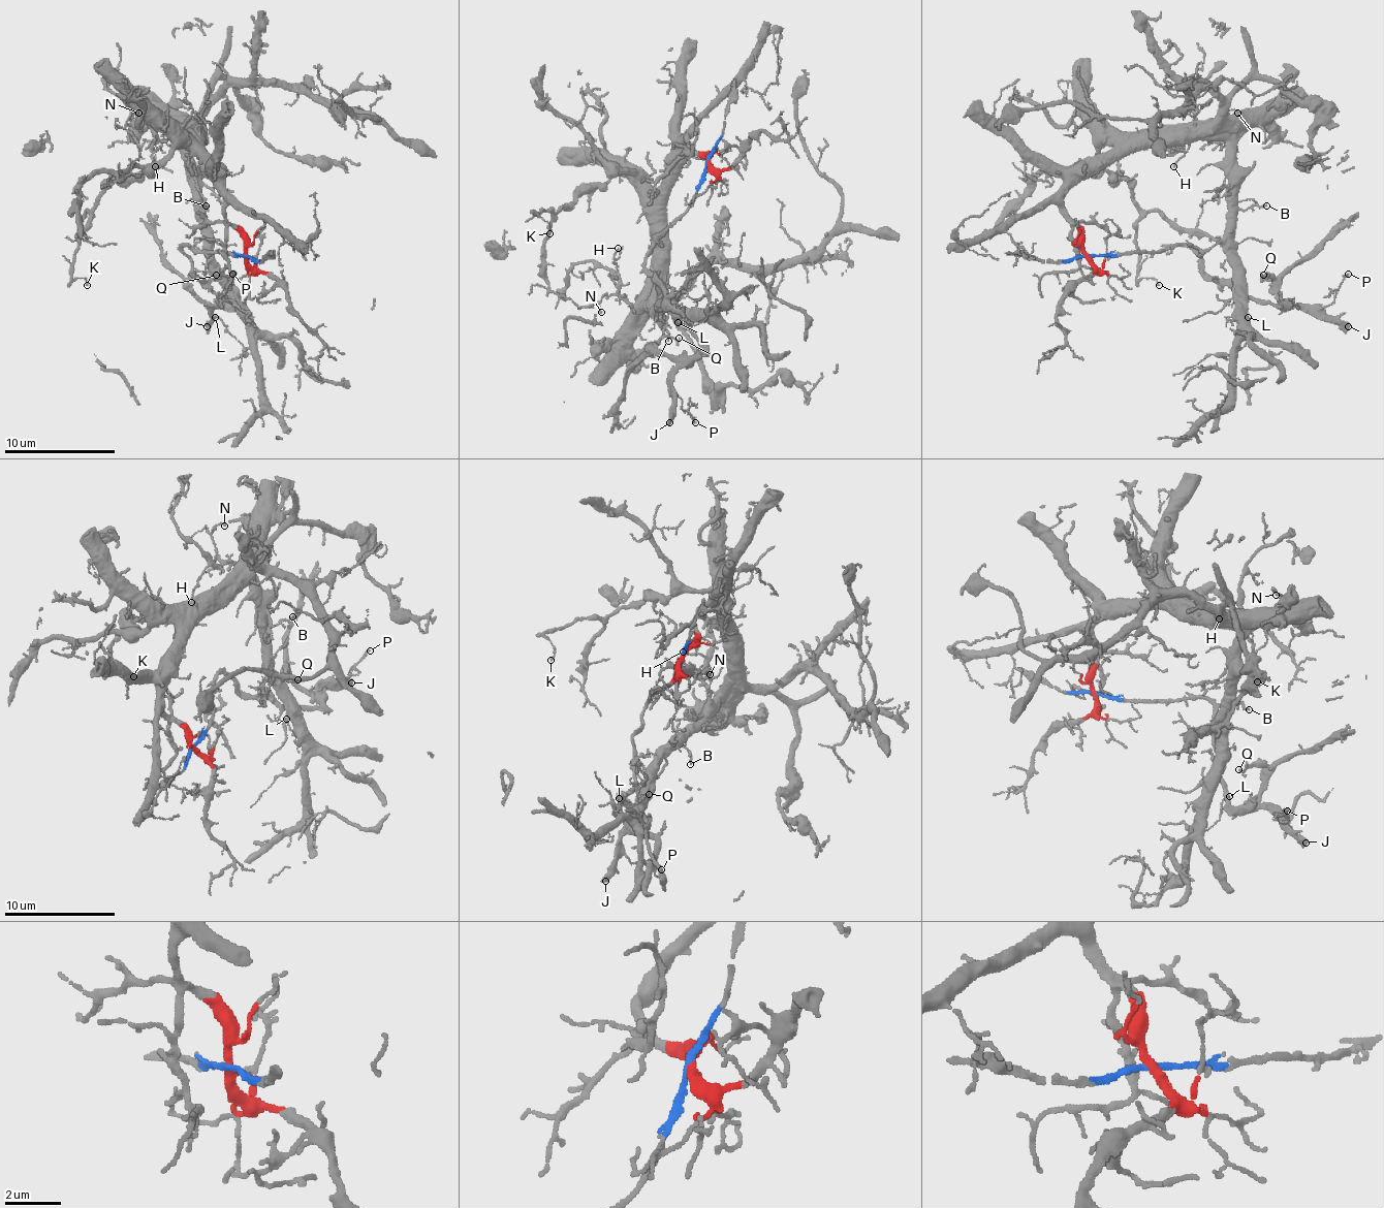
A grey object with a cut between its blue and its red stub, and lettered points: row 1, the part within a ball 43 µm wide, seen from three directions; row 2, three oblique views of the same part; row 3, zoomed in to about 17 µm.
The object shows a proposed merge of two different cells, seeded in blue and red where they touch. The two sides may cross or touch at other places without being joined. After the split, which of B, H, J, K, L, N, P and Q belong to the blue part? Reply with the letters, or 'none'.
J, P, Q

